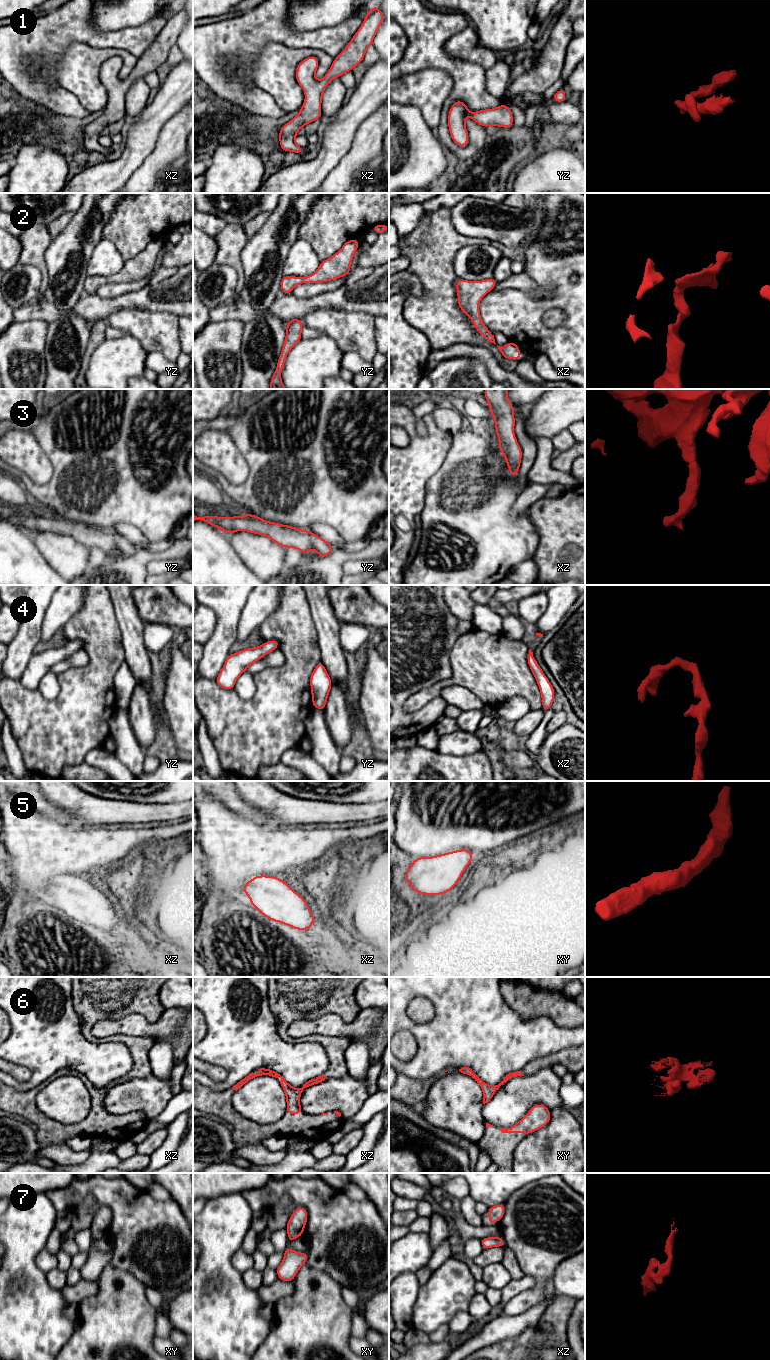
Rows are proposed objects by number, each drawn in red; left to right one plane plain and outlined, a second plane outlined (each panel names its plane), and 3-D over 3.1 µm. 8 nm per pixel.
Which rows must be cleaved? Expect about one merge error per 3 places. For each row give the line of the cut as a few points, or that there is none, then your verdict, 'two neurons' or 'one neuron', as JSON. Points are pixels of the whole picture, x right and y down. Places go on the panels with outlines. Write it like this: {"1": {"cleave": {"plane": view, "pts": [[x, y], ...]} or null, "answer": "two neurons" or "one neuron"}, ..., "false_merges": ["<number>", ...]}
{"1": {"cleave": null, "answer": "one neuron"}, "2": {"cleave": null, "answer": "one neuron"}, "3": {"cleave": null, "answer": "one neuron"}, "4": {"cleave": null, "answer": "one neuron"}, "5": {"cleave": null, "answer": "one neuron"}, "6": {"cleave": null, "answer": "one neuron"}, "7": {"cleave": null, "answer": "one neuron"}, "false_merges": []}

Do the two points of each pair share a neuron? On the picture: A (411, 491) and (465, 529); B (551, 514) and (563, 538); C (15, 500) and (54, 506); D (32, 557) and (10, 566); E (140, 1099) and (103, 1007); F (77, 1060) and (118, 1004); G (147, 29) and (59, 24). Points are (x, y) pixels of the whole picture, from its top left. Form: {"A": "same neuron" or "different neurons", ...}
{"A": "different neurons", "B": "same neuron", "C": "different neurons", "D": "same neuron", "E": "different neurons", "F": "different neurons", "G": "same neuron"}

